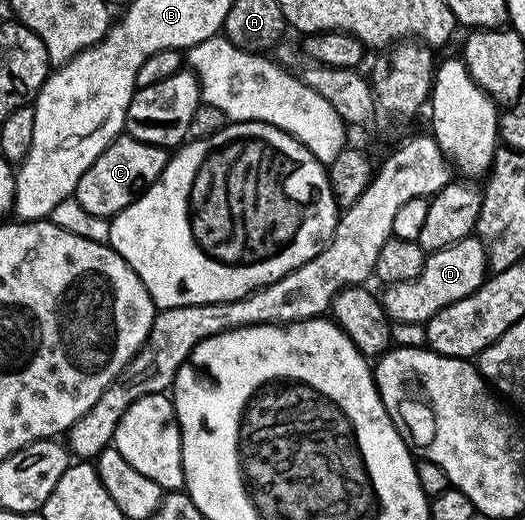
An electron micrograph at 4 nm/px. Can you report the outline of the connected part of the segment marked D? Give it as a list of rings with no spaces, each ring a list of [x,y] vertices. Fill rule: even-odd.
[[[473,235],[445,249],[428,253],[422,271],[413,281],[403,281],[387,286],[382,293],[382,304],[389,322],[424,325],[442,307],[466,299],[489,276],[488,250],[479,236]]]

